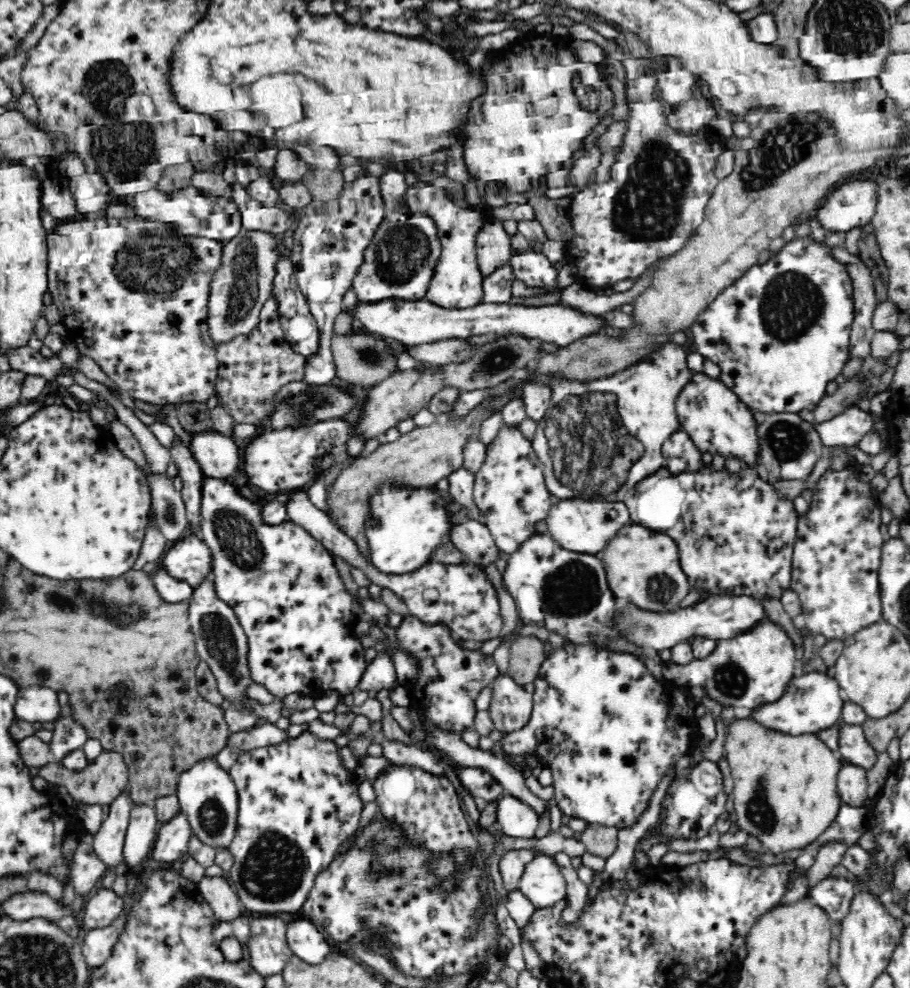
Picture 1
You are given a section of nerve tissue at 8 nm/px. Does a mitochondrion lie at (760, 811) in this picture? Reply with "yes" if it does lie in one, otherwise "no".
yes

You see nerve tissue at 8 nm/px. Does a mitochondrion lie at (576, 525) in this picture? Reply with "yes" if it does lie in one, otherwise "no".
no

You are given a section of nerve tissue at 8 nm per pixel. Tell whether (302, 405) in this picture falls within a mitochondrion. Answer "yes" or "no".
yes

